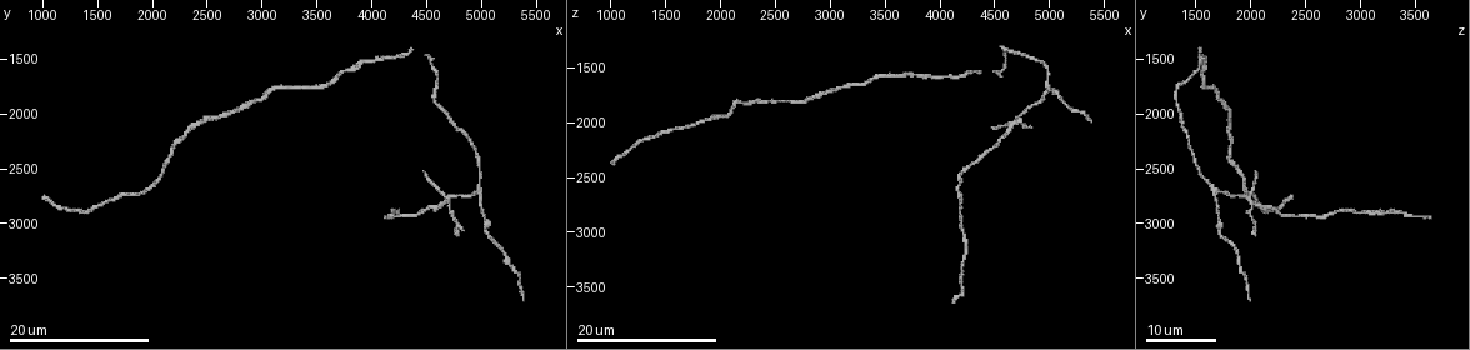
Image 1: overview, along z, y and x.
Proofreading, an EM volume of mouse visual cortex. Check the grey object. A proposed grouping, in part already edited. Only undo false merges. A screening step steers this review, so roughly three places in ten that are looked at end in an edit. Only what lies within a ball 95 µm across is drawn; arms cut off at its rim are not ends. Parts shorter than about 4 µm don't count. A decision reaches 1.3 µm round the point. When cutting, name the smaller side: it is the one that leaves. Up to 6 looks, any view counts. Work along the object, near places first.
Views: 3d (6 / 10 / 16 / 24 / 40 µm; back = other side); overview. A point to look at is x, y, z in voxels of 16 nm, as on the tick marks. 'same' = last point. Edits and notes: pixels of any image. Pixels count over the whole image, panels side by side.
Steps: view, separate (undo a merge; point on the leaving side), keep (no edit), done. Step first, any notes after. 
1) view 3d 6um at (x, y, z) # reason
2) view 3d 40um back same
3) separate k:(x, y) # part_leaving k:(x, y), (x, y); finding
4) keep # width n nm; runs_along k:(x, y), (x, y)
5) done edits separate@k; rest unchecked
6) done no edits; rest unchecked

view 3d 24um at (4700, 2800, 2020) # looks like a crossing

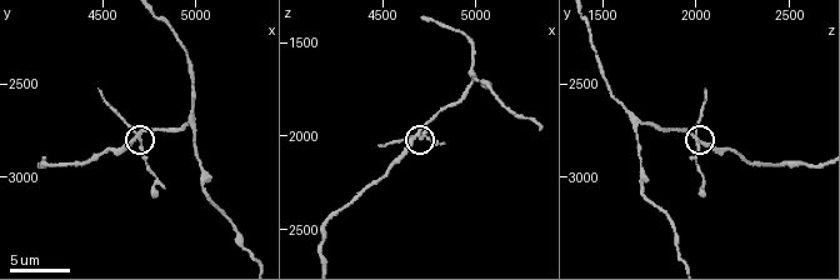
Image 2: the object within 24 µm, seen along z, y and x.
view 3d 6um at (4700, 2800, 2000)

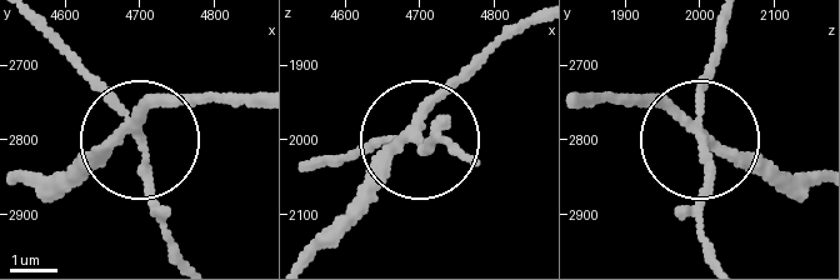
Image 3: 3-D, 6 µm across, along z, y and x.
separate 3:(151, 196) # arms 4; a second neuron is stuck on

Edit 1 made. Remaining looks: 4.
view overview # see it whole again

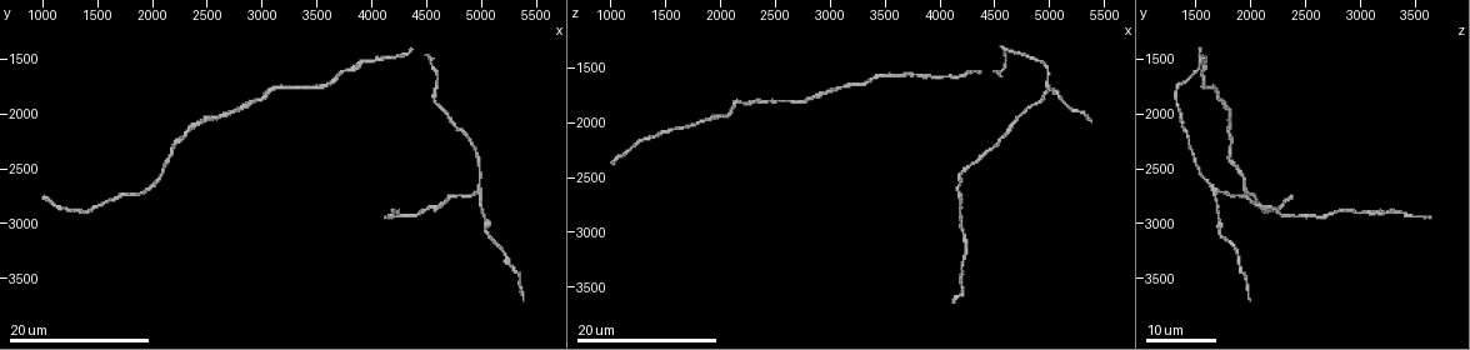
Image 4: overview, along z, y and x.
view 3d 16um at (4980, 2700, 1700) # three arms meet

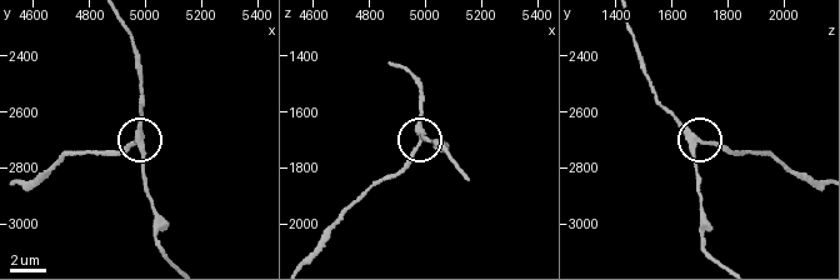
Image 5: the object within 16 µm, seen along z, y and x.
view 3d 6um at (4990, 2710, 1710) # zoom in

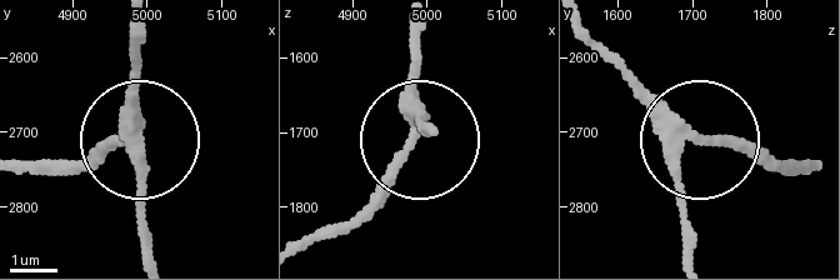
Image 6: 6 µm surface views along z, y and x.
keep # arms 3; runs_along 6:(590, 34), (686, 129), (674, 176), (686, 249); one neuron here

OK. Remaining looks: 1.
done edits separate@3; rest unchecked

